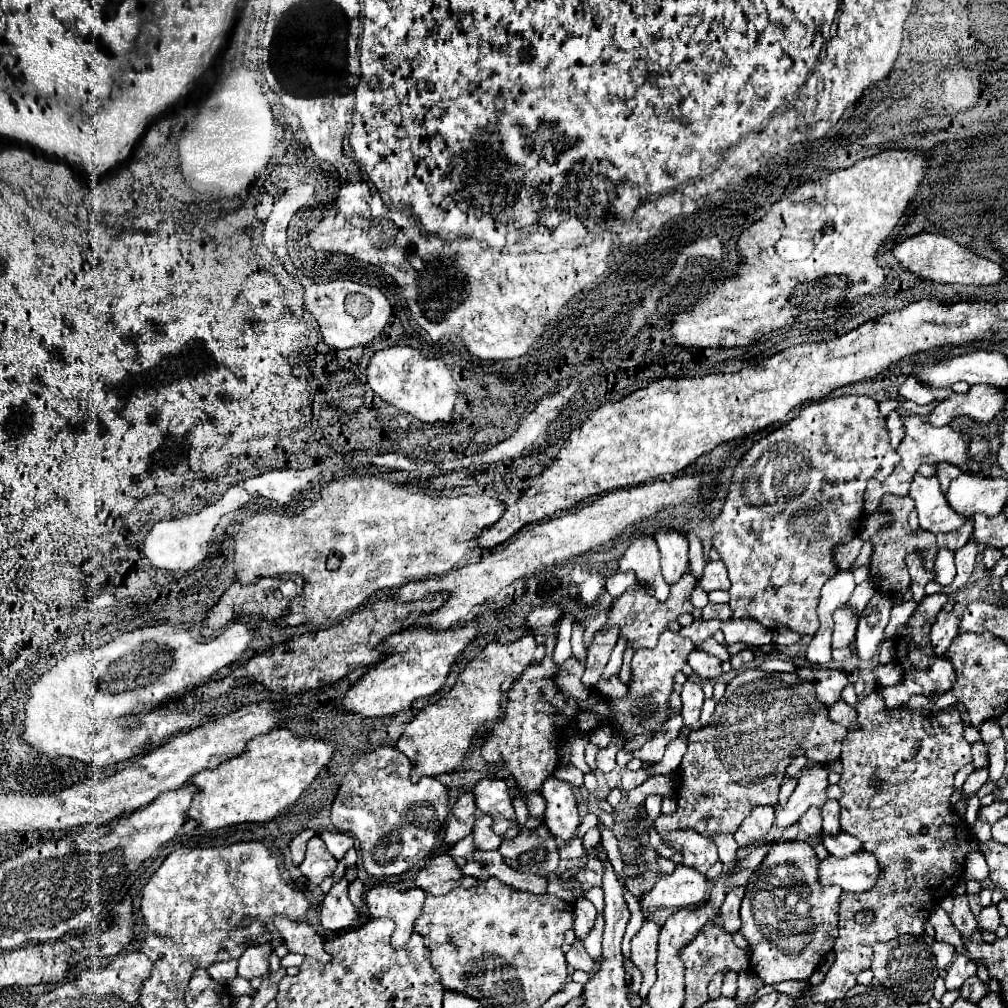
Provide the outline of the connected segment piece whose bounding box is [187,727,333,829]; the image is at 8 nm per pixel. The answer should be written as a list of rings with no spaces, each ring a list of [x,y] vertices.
[[[277,727],[263,737],[249,741],[243,755],[193,775],[191,783],[197,785],[197,793],[187,817],[199,821],[205,829],[222,829],[247,821],[271,821],[301,797],[331,757],[331,741],[295,735],[285,727]]]

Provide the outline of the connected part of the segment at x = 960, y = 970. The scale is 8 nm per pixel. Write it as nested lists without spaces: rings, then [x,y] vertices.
[[[957,955],[957,959],[949,965],[947,969],[947,977],[945,977],[945,987],[947,989],[959,989],[965,979],[969,979],[971,975],[977,973],[977,965],[975,961],[971,961],[965,955]]]

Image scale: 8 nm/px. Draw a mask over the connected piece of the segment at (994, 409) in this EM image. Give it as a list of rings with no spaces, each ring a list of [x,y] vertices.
[[[971,387],[969,393],[953,393],[949,399],[939,401],[937,407],[927,415],[927,423],[945,426],[957,417],[989,423],[1005,407],[1005,401],[1005,391],[997,391],[995,387]]]

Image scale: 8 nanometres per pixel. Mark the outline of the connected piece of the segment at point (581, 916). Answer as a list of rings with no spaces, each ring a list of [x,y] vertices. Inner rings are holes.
[[[581,899],[575,903],[575,925],[573,925],[573,931],[575,931],[575,937],[579,941],[585,941],[591,927],[595,923],[595,907],[593,903],[589,903],[589,899]]]

